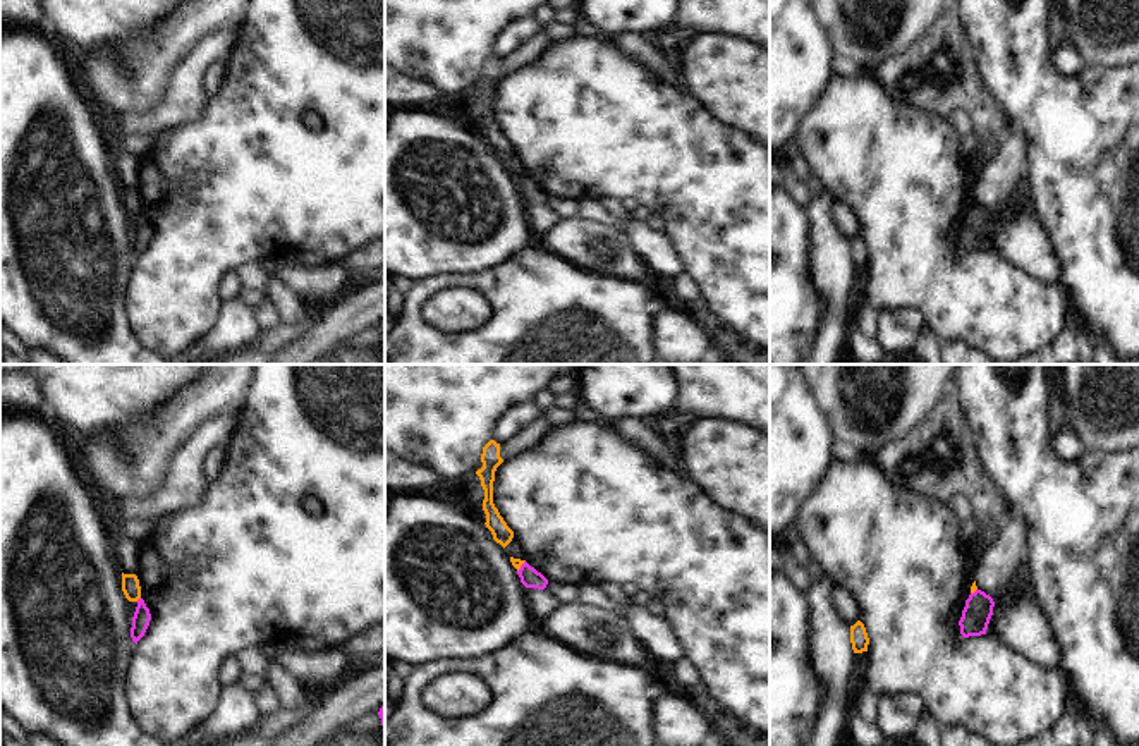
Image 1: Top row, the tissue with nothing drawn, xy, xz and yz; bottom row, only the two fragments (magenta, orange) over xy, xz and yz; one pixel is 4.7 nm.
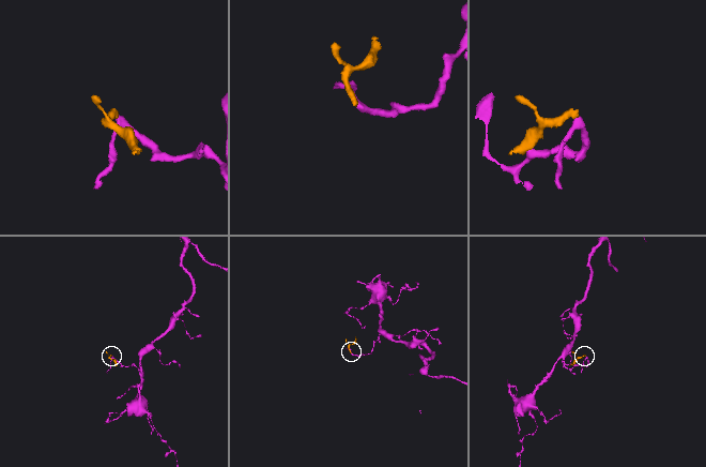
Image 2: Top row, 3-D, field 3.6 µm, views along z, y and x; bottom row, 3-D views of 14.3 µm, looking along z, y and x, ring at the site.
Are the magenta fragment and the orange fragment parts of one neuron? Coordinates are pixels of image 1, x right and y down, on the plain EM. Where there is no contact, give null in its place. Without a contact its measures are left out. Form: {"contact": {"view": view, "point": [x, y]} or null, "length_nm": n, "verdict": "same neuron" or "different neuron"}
{"contact": {"view": "xz", "point": [521, 181]}, "length_nm": 70, "verdict": "different neuron"}

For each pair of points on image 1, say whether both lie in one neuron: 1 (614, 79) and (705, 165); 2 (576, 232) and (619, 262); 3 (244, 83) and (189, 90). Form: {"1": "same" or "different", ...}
{"1": "same", "2": "same", "3": "different"}

